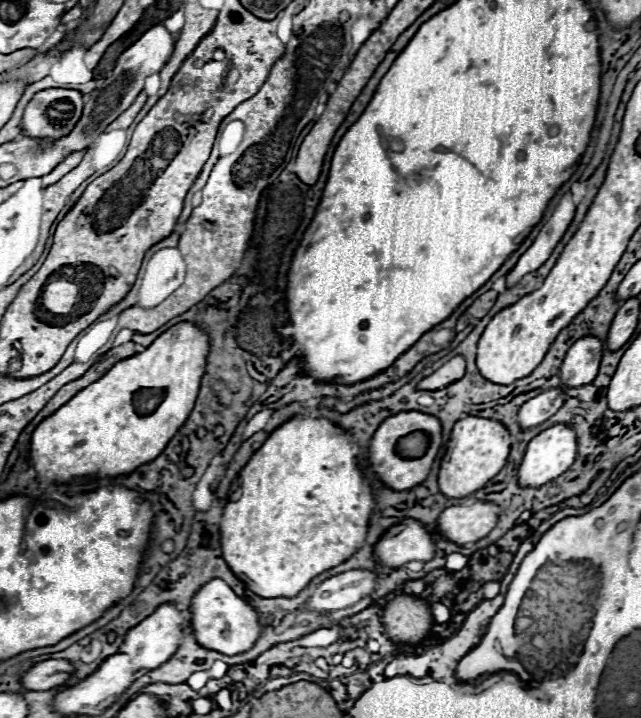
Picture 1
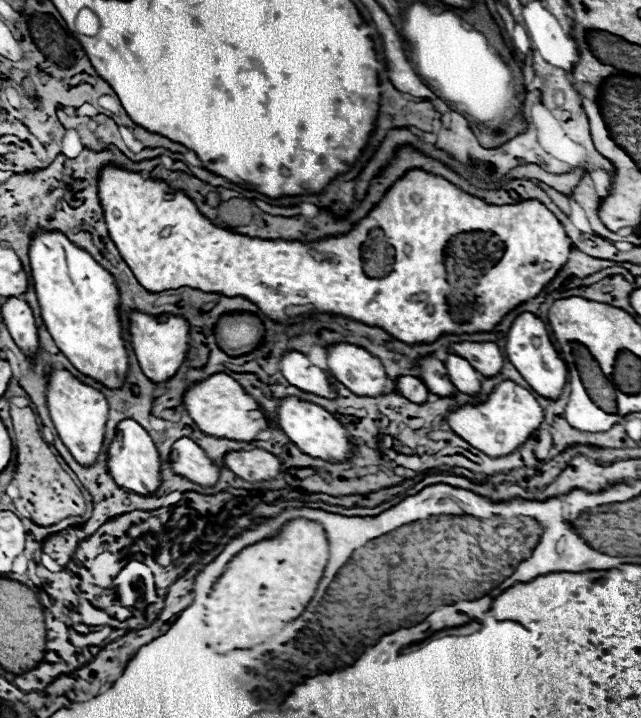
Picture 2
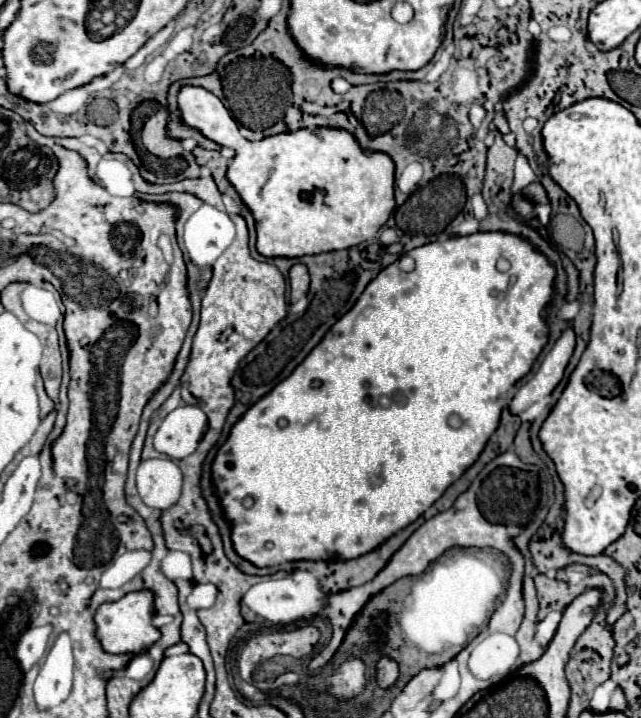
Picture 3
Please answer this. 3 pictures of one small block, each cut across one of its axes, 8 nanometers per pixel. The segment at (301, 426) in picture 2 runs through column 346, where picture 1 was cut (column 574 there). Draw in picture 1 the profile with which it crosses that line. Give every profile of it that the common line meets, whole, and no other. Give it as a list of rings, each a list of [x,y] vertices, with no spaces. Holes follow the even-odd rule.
[[[556,424],[534,436],[518,466],[520,486],[542,486],[564,474],[576,458],[576,434],[566,424]]]

